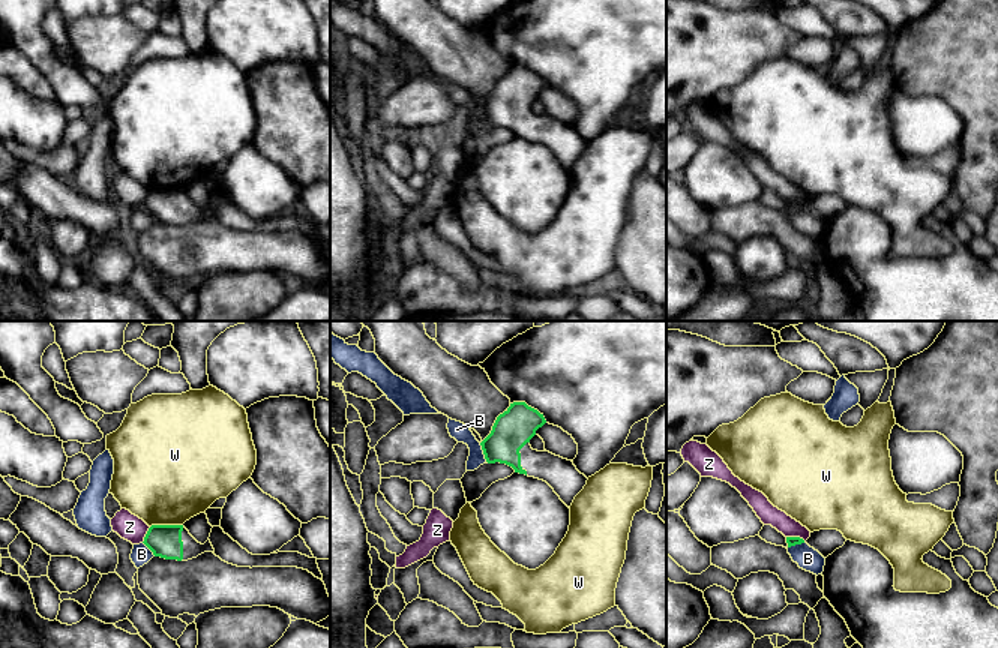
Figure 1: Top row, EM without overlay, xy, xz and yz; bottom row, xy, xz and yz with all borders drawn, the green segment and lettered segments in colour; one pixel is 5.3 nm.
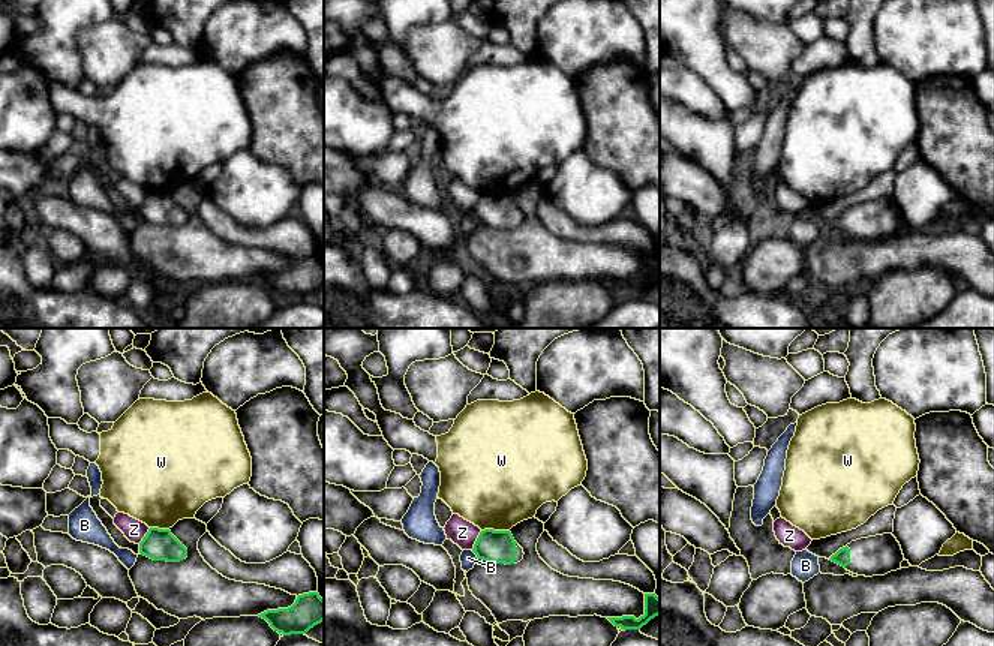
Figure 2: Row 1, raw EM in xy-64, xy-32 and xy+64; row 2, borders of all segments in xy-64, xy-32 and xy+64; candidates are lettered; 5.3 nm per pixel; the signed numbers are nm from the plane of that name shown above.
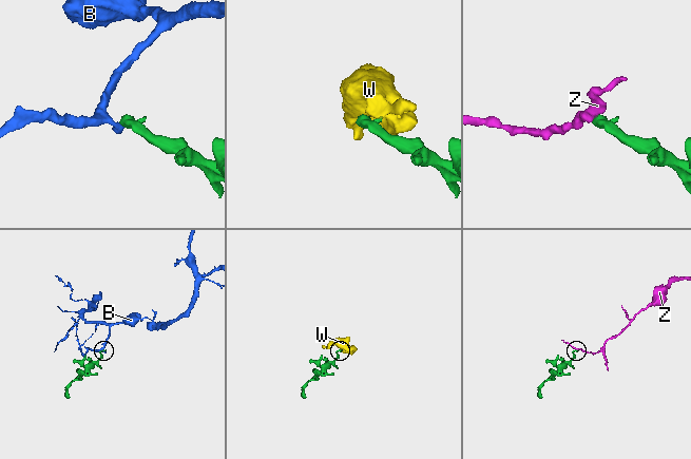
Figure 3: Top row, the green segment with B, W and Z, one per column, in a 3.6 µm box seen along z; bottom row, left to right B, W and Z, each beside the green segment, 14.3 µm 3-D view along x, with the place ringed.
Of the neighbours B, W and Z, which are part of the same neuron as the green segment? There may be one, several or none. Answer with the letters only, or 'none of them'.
none of them

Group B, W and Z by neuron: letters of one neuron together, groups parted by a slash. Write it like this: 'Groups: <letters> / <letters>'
Groups: B / W / Z

